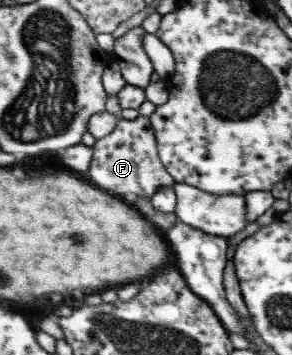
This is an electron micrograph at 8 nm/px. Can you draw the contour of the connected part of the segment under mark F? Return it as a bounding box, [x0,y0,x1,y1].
[86,115,174,199]

